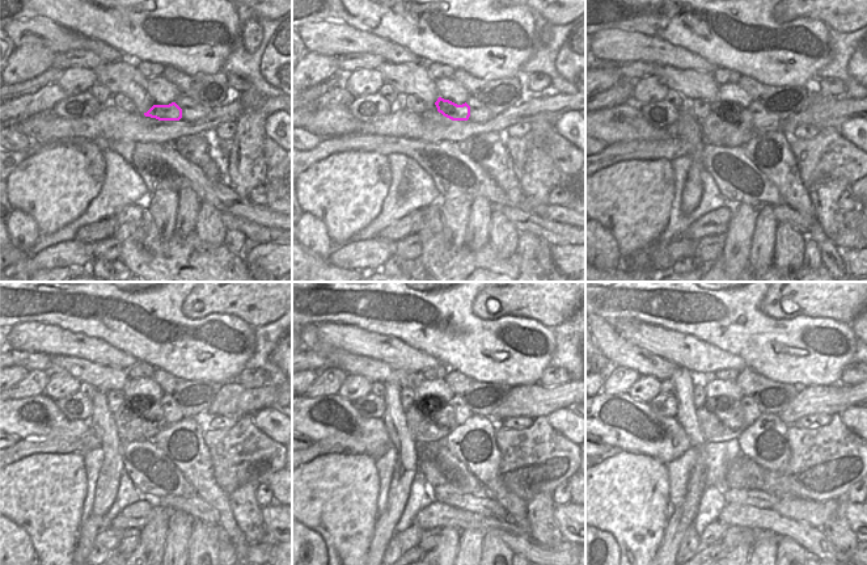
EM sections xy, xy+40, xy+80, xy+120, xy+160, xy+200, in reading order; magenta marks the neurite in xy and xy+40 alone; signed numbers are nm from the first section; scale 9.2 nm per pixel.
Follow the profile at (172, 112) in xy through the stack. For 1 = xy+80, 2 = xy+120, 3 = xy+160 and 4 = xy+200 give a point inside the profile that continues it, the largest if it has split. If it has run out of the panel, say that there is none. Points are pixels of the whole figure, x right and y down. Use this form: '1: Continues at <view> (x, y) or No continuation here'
1: Continues at xy+80 (728, 133)
2: Continues at xy+120 (131, 426)
3: Continues at xy+160 (424, 426)
4: Continues at xy+200 (727, 422).

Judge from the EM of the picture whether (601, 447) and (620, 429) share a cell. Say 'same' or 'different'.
different

